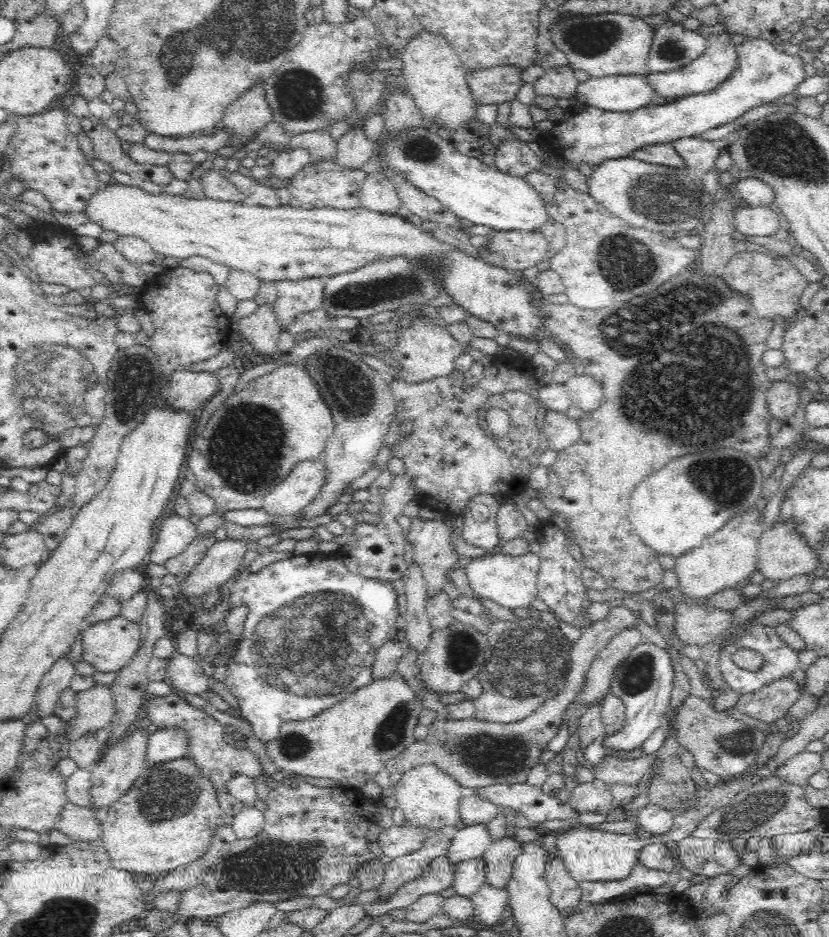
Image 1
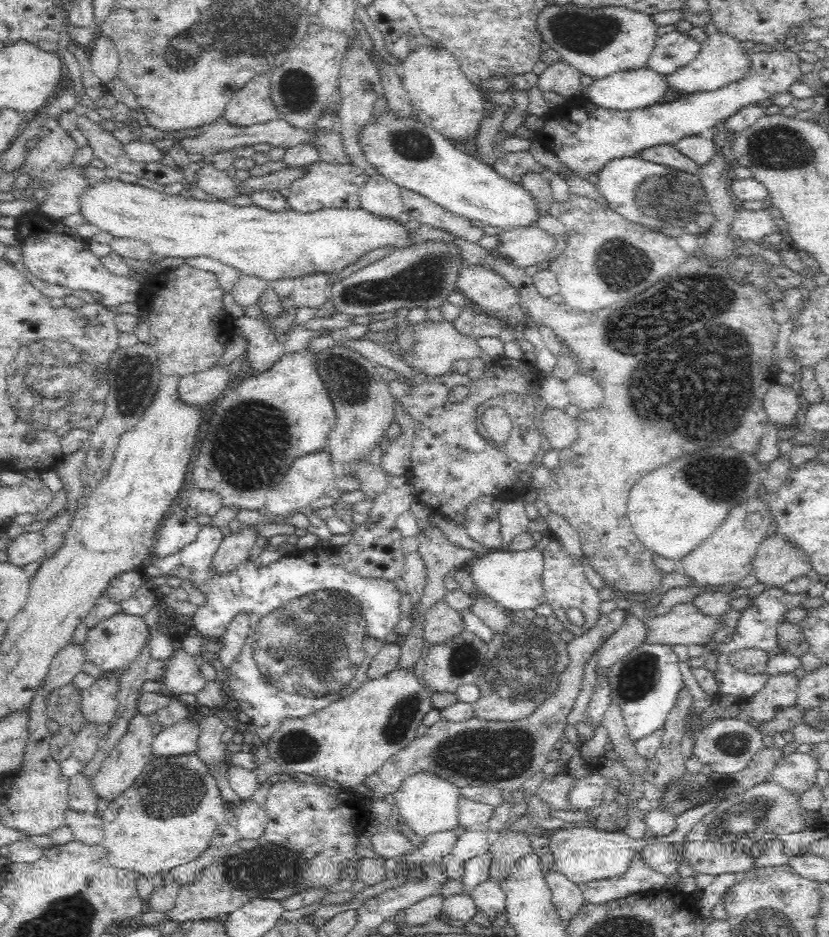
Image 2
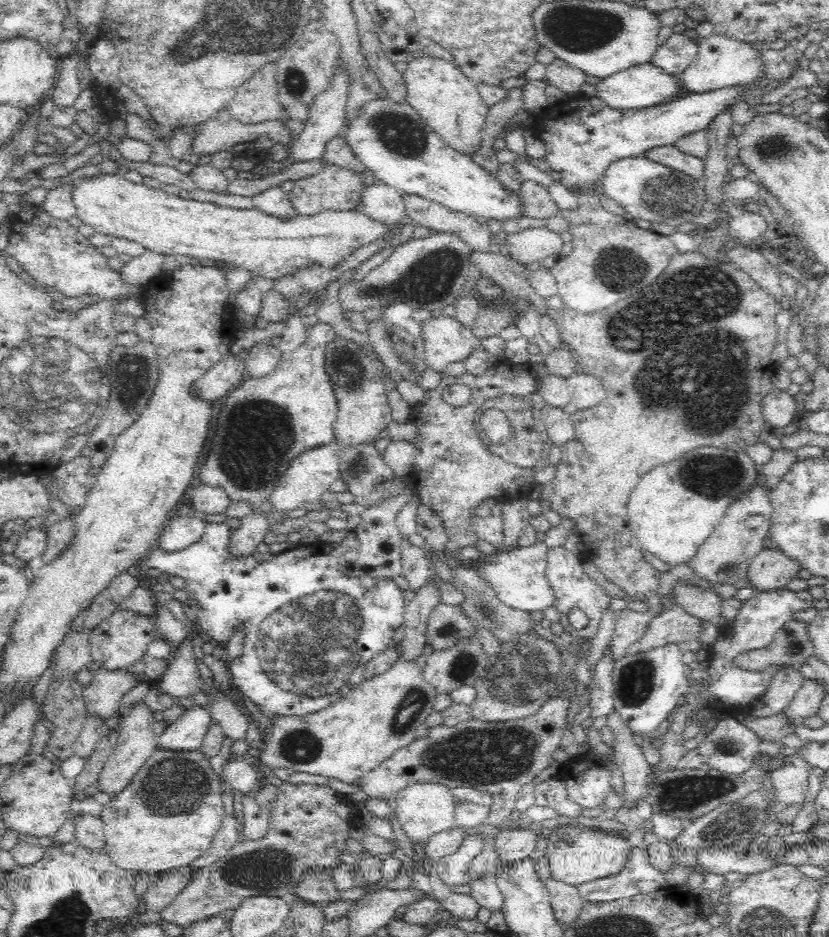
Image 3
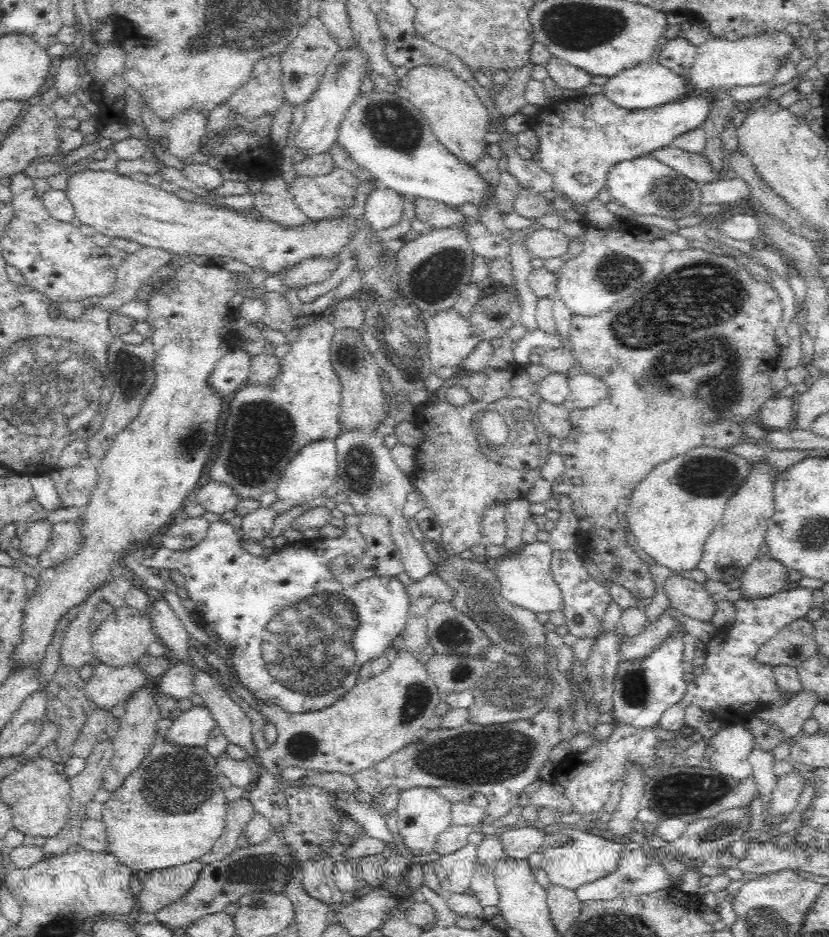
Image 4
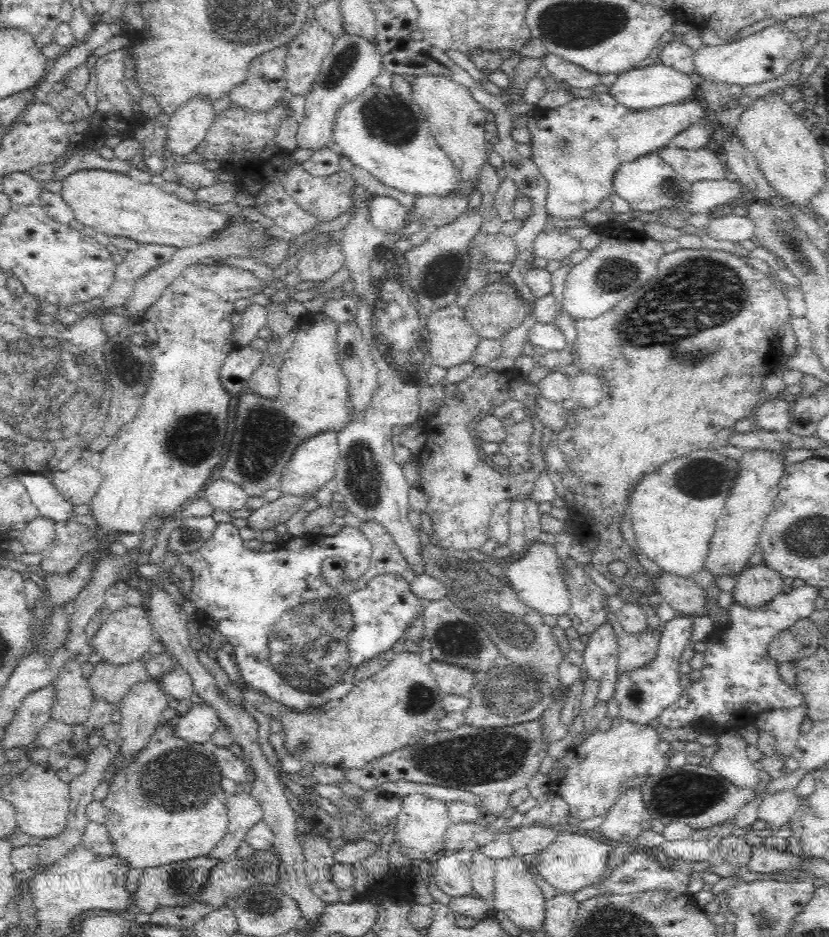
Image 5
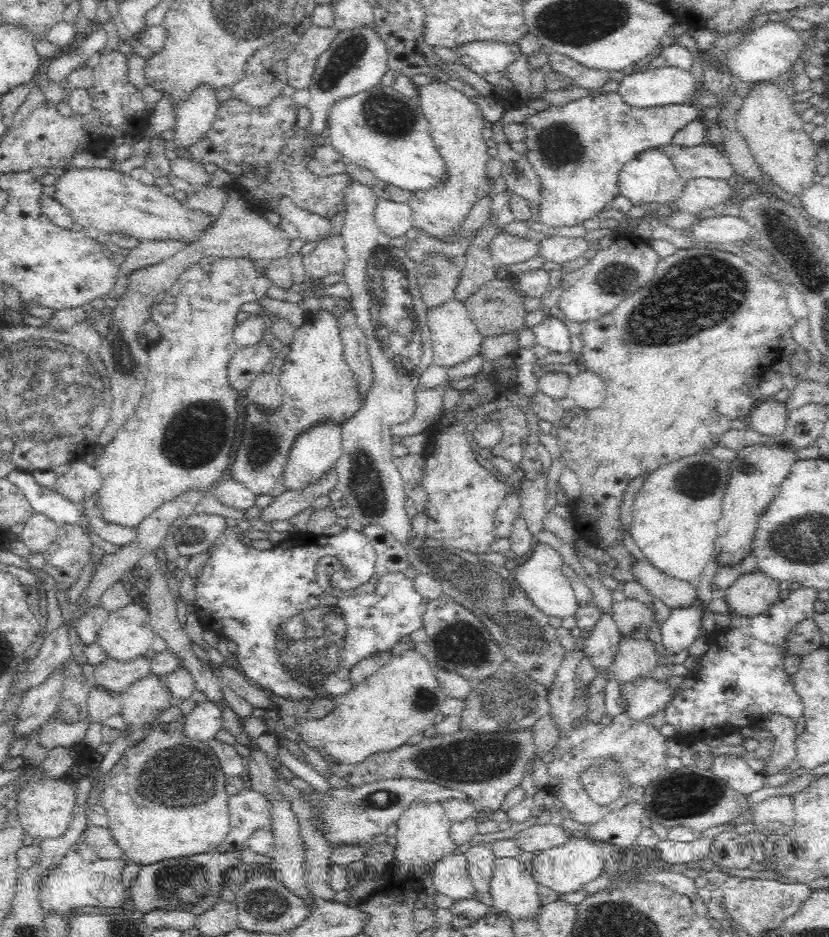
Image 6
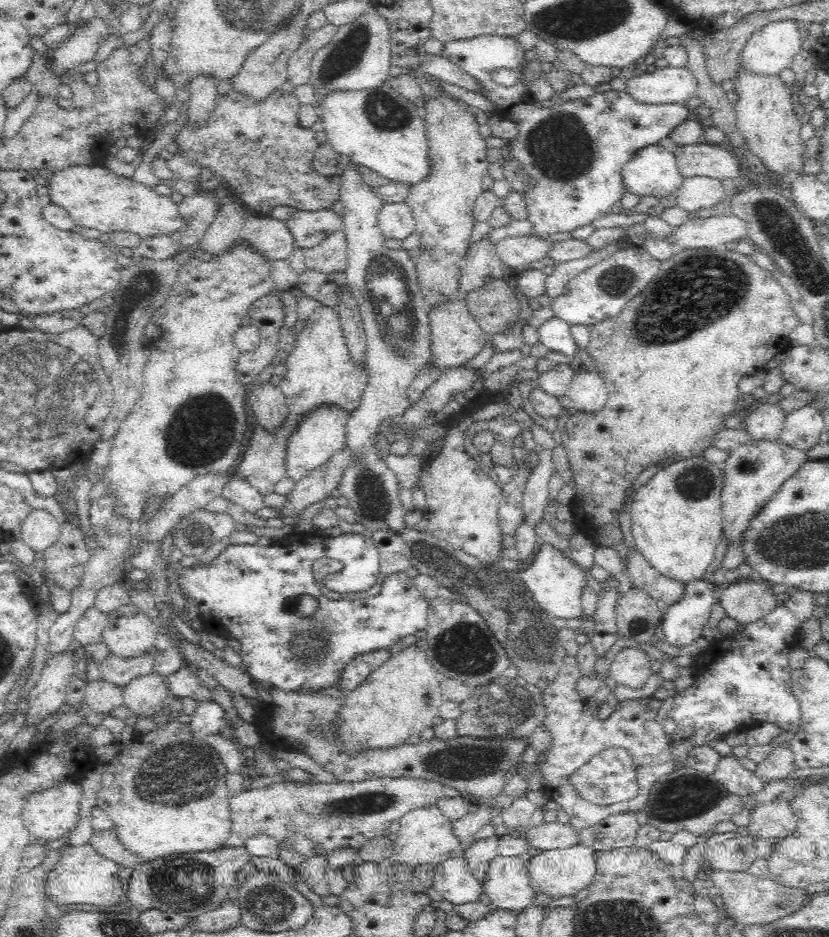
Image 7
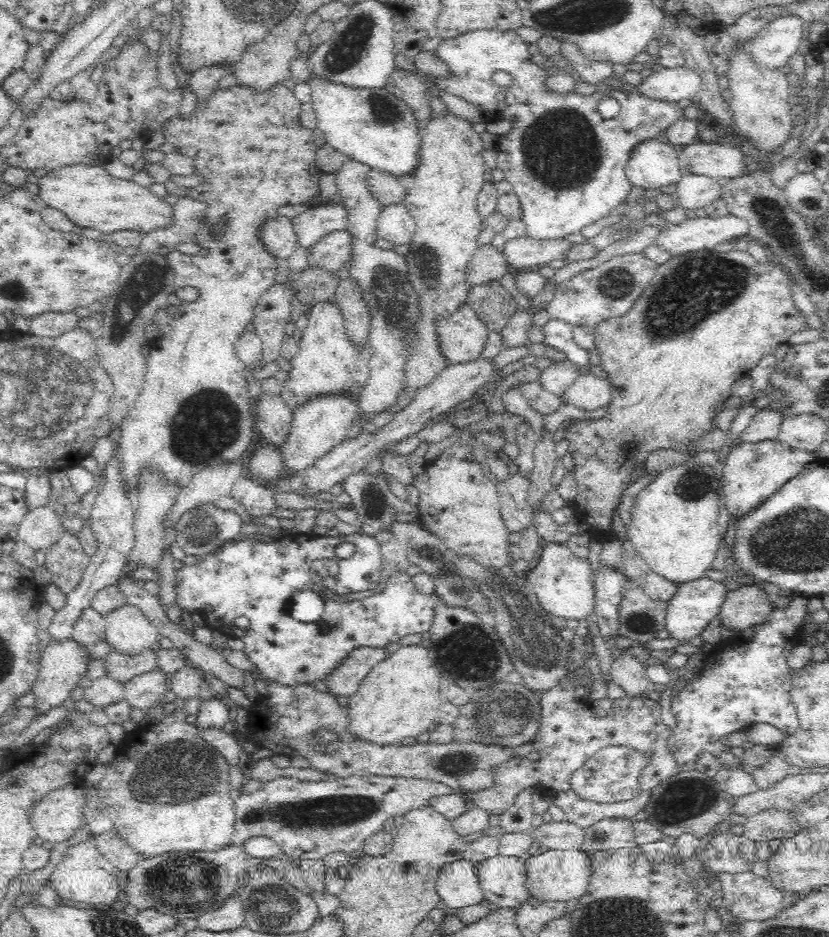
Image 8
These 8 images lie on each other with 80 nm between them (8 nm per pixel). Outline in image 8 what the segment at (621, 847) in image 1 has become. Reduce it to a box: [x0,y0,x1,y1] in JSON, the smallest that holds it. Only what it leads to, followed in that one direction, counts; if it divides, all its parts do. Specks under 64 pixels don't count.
[524,850,592,903]

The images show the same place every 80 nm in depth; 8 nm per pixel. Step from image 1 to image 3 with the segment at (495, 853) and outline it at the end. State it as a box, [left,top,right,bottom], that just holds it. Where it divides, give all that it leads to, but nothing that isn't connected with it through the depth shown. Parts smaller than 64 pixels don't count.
[495,826,539,866]

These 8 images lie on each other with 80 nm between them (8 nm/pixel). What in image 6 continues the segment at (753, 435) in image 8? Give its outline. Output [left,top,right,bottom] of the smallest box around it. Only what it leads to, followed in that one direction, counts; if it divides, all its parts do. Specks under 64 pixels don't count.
[746,401,788,439]

